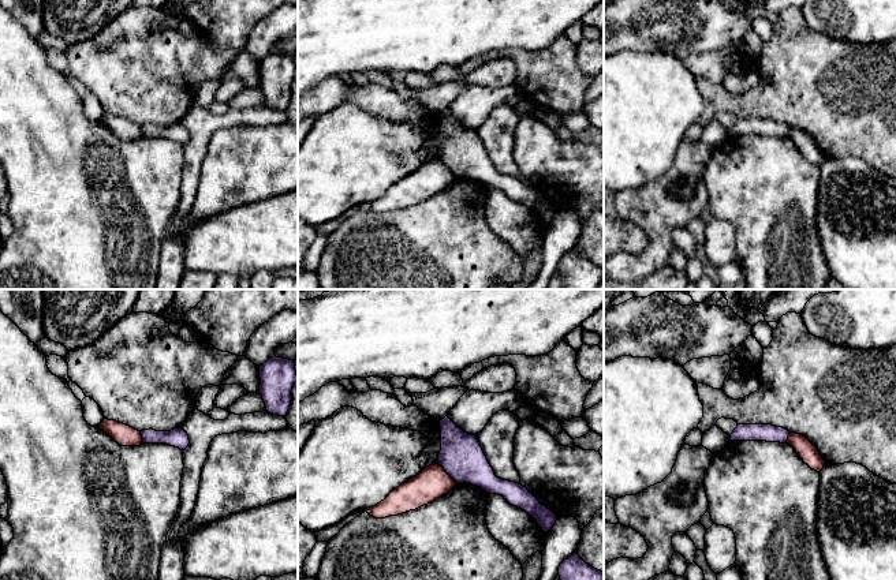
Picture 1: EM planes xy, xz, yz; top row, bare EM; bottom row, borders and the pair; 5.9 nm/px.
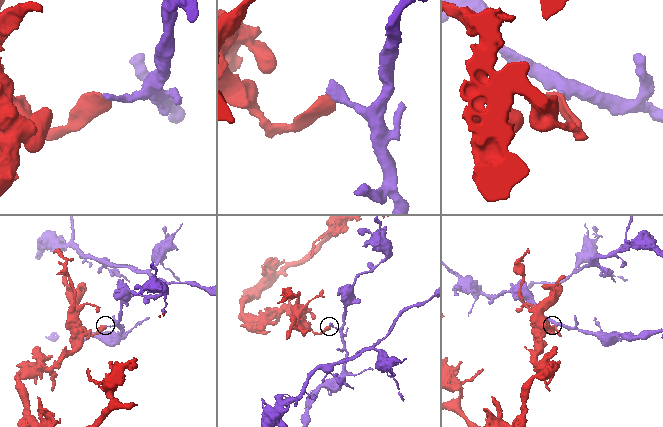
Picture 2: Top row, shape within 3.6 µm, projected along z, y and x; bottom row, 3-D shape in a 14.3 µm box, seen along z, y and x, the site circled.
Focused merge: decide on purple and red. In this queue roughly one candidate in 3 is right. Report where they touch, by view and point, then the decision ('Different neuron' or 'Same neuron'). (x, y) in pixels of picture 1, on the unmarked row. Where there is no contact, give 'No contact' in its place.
Touches purple at xz (447, 167). Different neuron

